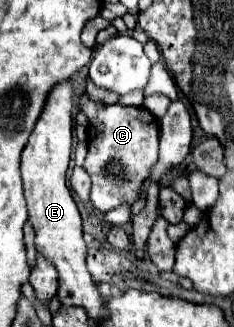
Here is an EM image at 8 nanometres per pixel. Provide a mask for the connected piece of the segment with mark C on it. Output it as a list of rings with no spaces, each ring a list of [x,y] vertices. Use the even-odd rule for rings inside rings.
[[[87,93],[79,97],[79,109],[85,113],[89,121],[89,139],[87,139],[87,157],[83,169],[93,179],[91,189],[91,203],[99,211],[109,211],[124,202],[132,205],[141,196],[141,185],[147,179],[151,165],[157,161],[157,147],[159,147],[159,125],[153,113],[145,107],[127,107],[127,105],[103,105],[93,101]],[[109,161],[118,161],[122,166],[122,177],[125,183],[120,186],[110,183],[104,177],[105,165]]]

